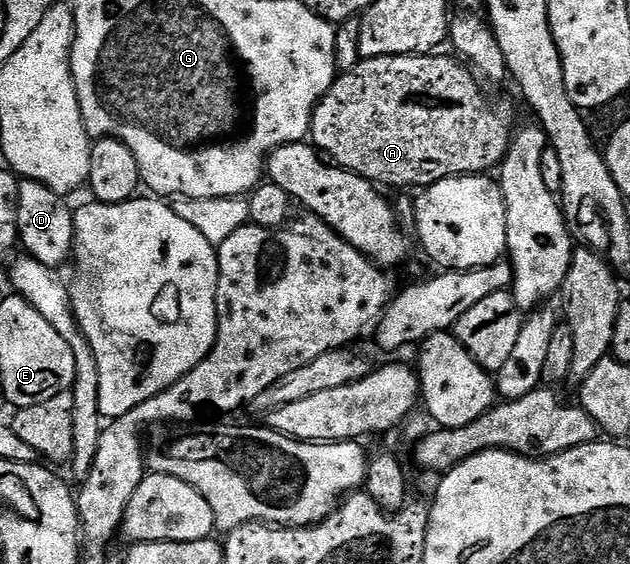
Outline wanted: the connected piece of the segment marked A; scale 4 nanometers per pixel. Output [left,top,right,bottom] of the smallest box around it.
[309,52,515,188]

